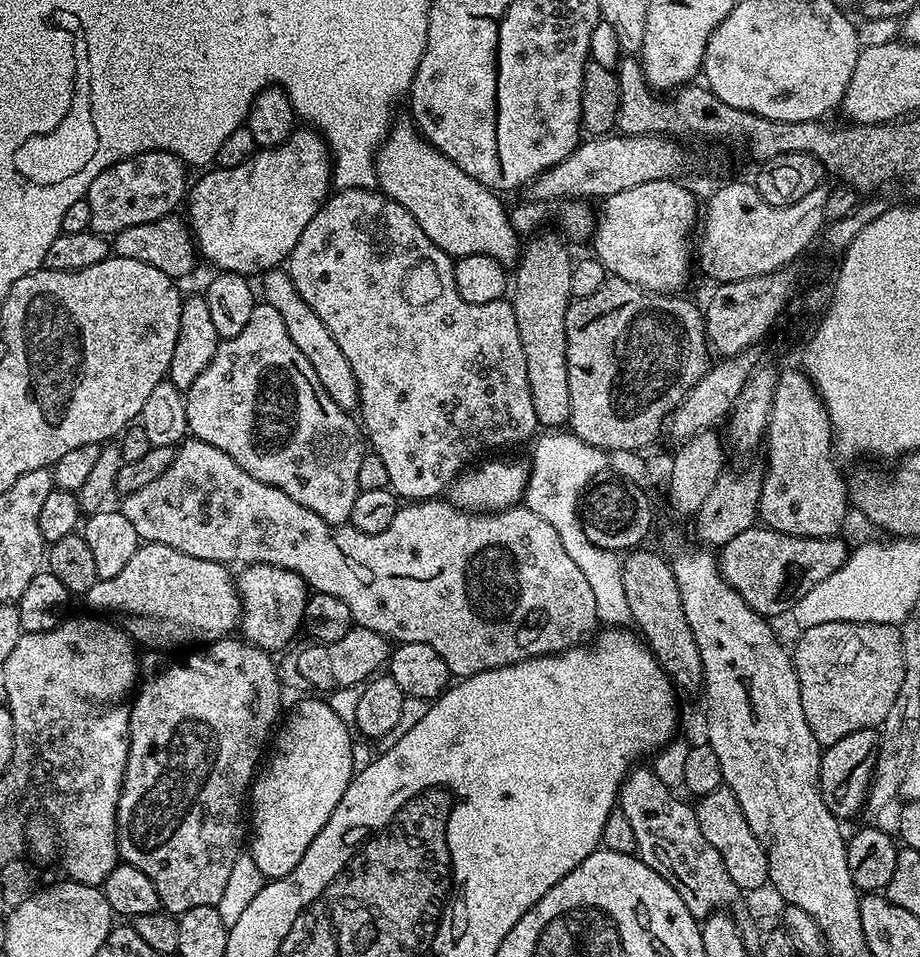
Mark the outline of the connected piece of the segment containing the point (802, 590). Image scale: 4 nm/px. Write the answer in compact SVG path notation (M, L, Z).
M753 526L722 545L718 563L729 586L759 616L773 618L791 613L796 602L814 586L842 569L849 553L850 545L840 536L791 536L767 526Z

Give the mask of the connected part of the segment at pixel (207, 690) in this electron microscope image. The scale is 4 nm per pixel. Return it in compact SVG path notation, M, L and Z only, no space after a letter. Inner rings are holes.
M225 638L209 643L199 650L192 650L185 660L176 660L157 672L139 681L134 695L130 700L128 710L128 757L122 790L118 798L116 811L116 847L118 856L123 863L138 866L150 882L154 882L154 890L158 890L158 898L163 911L169 914L179 914L186 910L194 910L194 906L216 905L218 898L226 891L226 881L230 878L230 869L242 854L246 844L246 801L250 796L252 781L258 771L258 765L269 747L274 736L280 716L280 692L282 681L278 671L277 661L262 648L255 648L243 638Z

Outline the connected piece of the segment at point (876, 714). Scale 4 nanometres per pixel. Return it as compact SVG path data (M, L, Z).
M838 621L810 626L799 635L790 655L798 674L802 714L806 714L816 741L827 746L854 730L879 729L902 687L901 629L895 624Z

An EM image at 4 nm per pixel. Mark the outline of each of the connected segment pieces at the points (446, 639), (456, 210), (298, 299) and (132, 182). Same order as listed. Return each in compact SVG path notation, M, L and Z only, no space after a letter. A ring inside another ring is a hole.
M195 438L185 439L176 448L174 462L170 462L162 478L154 478L154 482L150 482L150 486L142 486L142 490L134 490L134 494L123 497L122 503L122 511L126 518L130 518L134 530L138 530L141 541L174 546L174 550L182 550L182 554L190 554L190 558L206 558L225 566L269 564L290 570L301 576L313 593L330 594L330 598L339 598L340 601L346 602L355 627L382 634L388 641L396 644L422 642L422 646L431 646L433 650L438 650L438 654L442 654L442 662L446 662L449 673L456 678L482 674L486 670L510 666L530 658L554 656L557 652L565 652L567 648L583 645L584 639L588 635L591 637L598 628L594 593L590 591L590 585L582 575L582 570L578 570L577 564L570 559L570 554L566 554L566 549L562 547L562 538L558 538L554 526L550 526L546 518L538 518L538 514L534 514L534 510L527 506L504 508L501 512L469 512L467 508L458 508L444 498L408 502L397 507L394 522L390 522L386 530L378 534L362 534L362 530L352 527L351 523L326 523L322 518L318 518L318 514L314 514L314 510L306 510L302 502L294 502L290 494L266 482L258 482L258 478L246 474L246 470L242 470L242 466L238 466L238 462L230 458L230 454L218 450L218 446L210 446Z
M397 123L376 151L376 183L379 191L401 204L418 226L447 256L459 258L486 254L512 266L522 251L522 240L509 220L509 209L493 189L458 170L446 154L424 139L411 123ZM500 199L500 200L499 200Z
M283 267L271 268L263 273L262 280L264 280L263 303L274 306L274 310L278 310L278 315L281 316L294 346L298 346L306 362L314 366L314 374L318 374L318 382L322 382L322 390L326 390L326 394L334 398L338 407L345 410L355 409L360 402L358 382L354 378L354 370L350 370L350 362L346 362L346 354L342 354L338 342L334 342L334 334L330 334L322 318L318 318L318 314L314 314L314 310L310 310L310 306L302 302L302 294L294 290L294 282Z
M143 152L120 160L114 166L102 170L86 197L90 206L91 231L111 238L126 230L126 226L142 226L142 222L154 222L163 216L173 215L176 207L183 205L190 187L186 165L173 152Z

